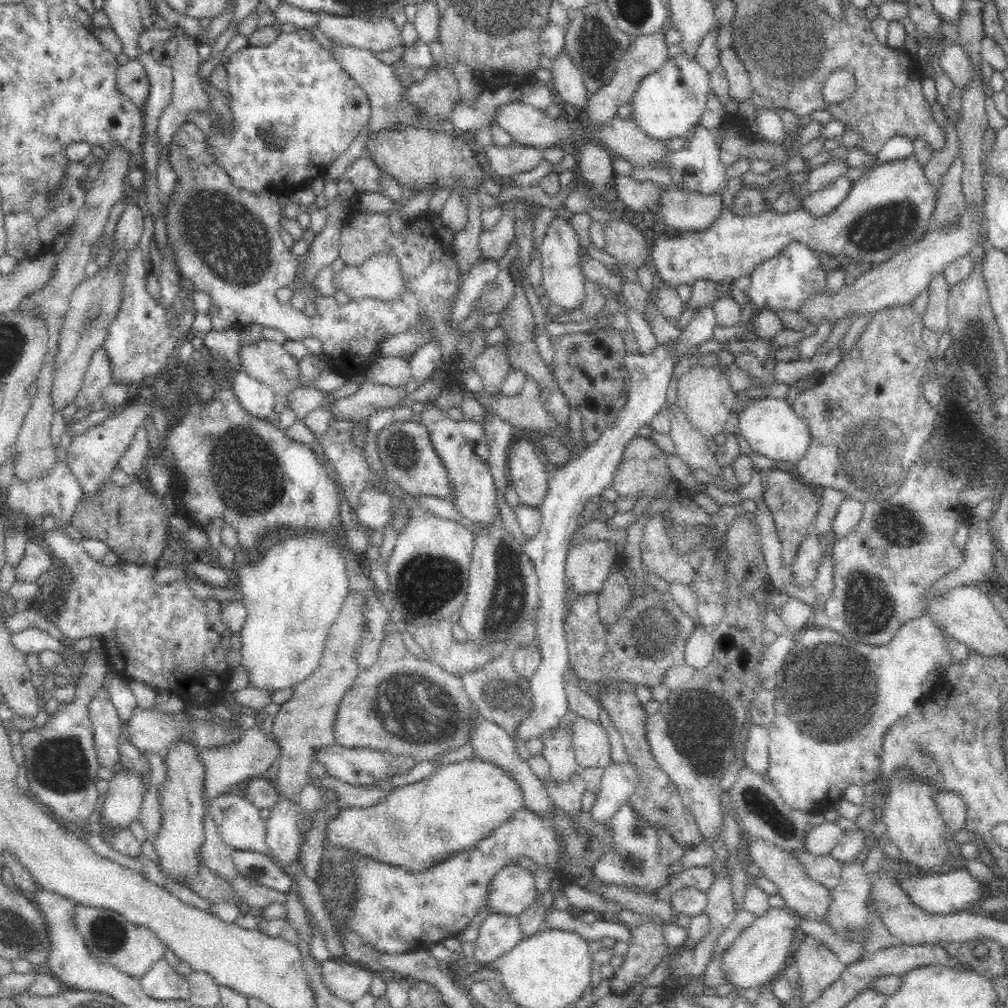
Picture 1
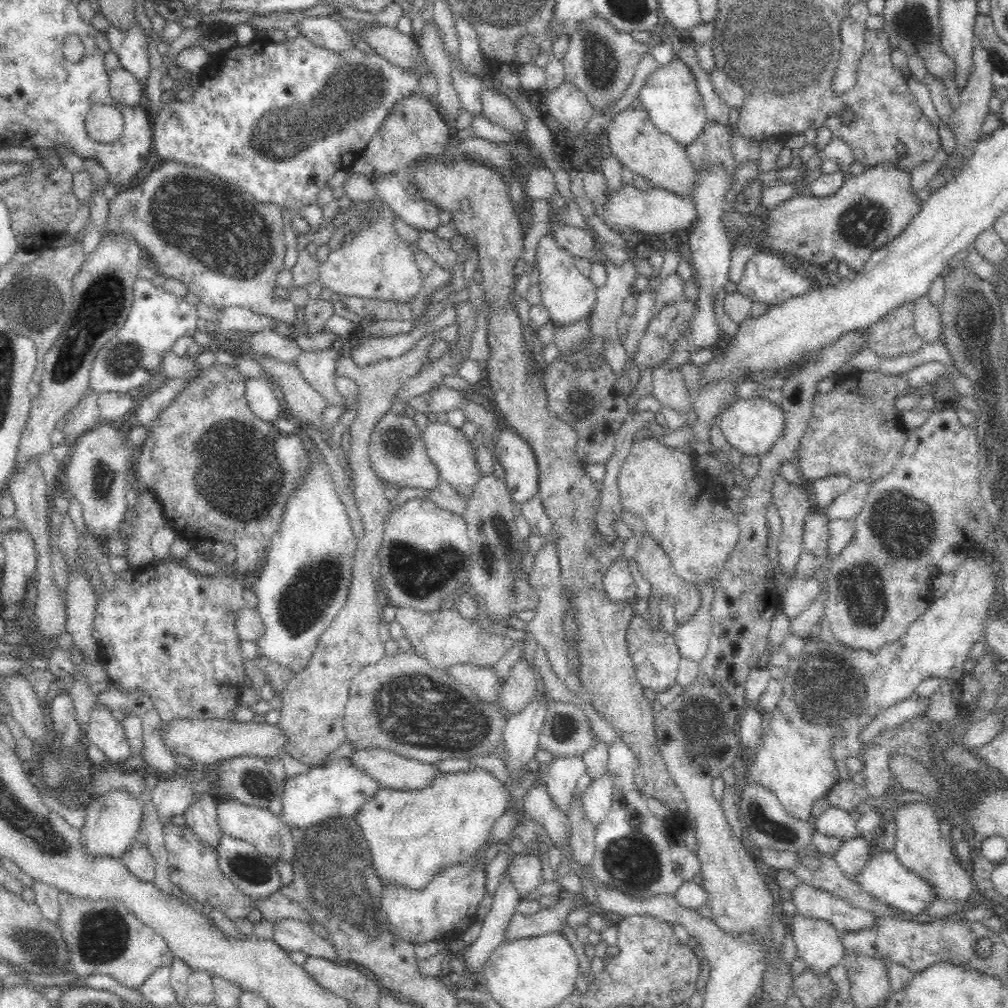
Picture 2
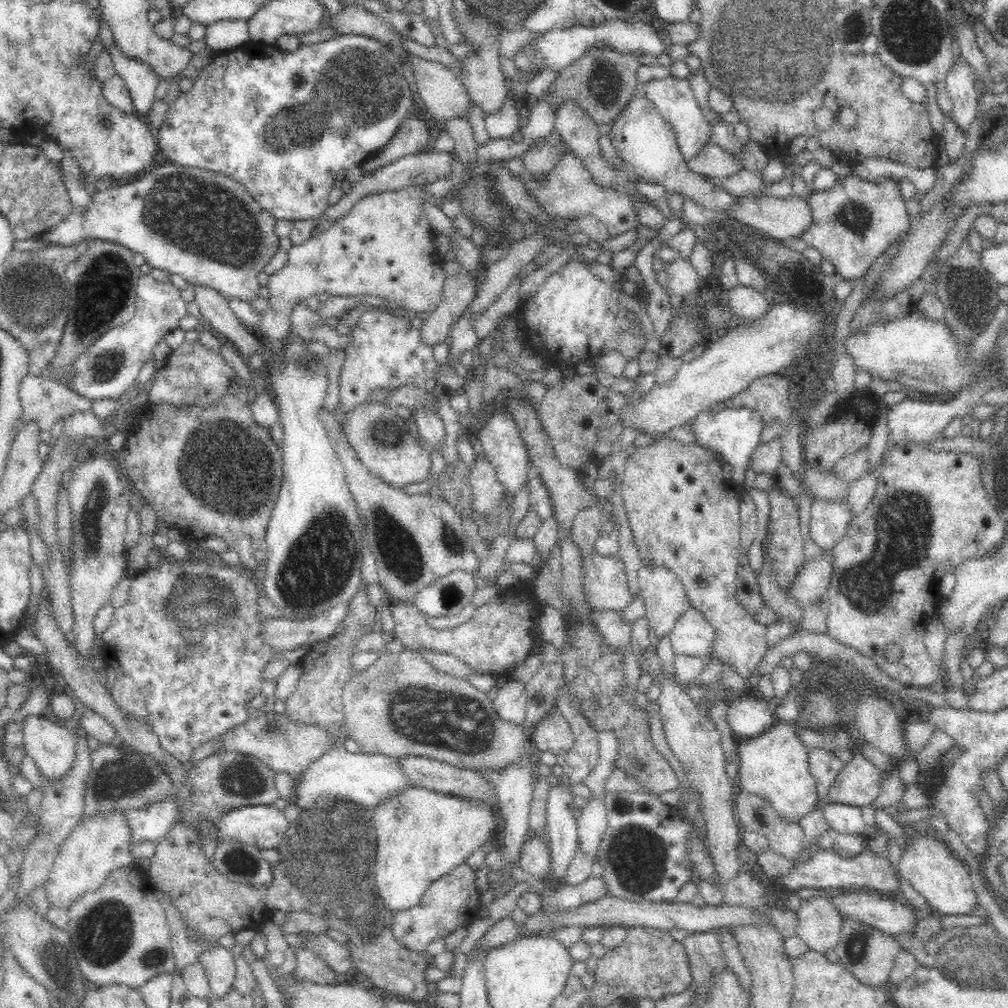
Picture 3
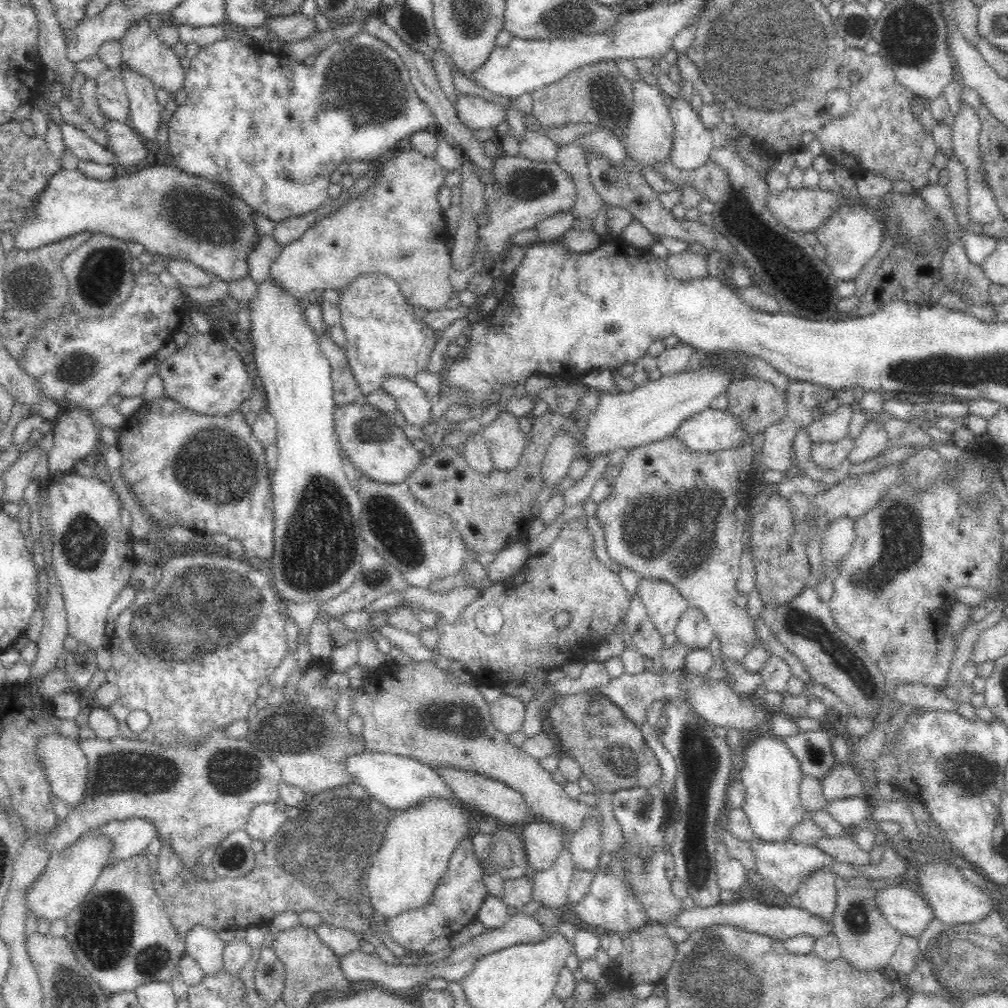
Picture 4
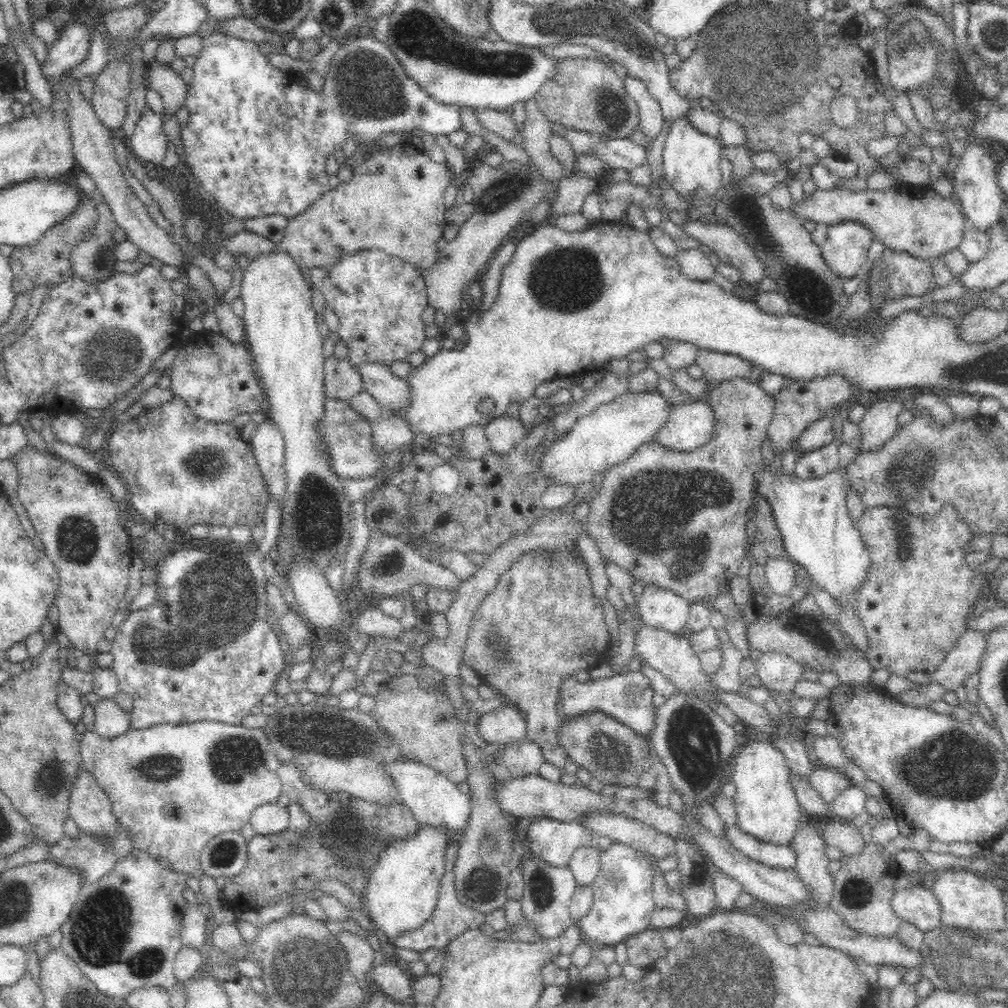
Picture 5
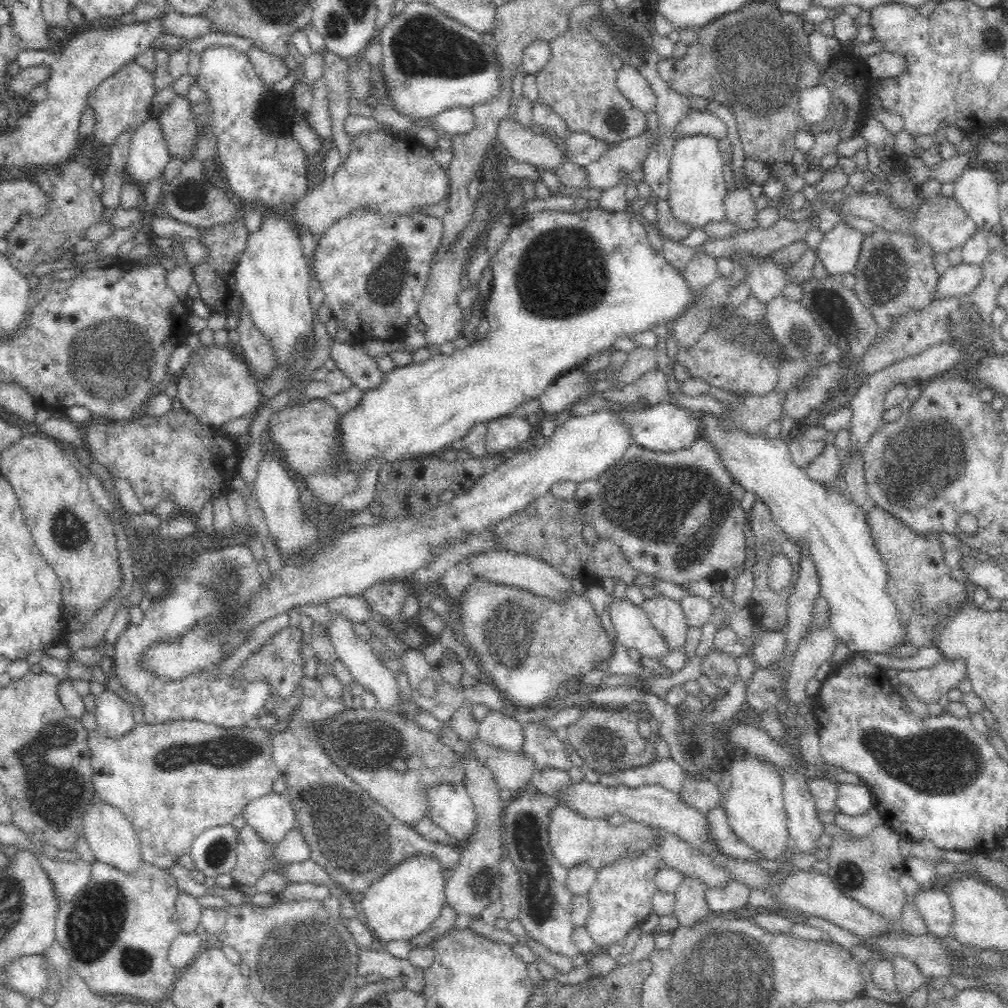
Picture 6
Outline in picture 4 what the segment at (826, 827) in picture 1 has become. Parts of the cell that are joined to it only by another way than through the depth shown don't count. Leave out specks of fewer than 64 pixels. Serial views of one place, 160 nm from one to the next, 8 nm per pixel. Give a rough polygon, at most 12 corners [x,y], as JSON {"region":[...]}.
{"region":[[866,797],[833,800],[826,807],[843,827],[860,828],[867,819]]}

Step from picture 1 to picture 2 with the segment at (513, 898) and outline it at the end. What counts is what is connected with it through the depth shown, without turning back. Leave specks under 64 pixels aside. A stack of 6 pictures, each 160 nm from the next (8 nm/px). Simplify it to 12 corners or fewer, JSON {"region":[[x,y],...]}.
{"region":[[515,855],[511,884],[522,902],[543,882],[536,855]]}

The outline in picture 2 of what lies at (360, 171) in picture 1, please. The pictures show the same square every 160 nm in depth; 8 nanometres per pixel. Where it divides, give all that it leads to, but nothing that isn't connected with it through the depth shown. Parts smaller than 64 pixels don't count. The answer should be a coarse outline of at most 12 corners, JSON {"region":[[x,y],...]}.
{"region":[[396,172],[371,179],[375,194],[406,224],[435,231],[439,209],[411,199]]}

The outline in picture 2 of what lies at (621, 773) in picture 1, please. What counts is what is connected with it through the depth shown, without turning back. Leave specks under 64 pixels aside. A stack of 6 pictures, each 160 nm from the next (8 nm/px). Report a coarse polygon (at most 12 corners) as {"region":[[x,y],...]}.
{"region":[[607,772],[582,794],[584,814],[594,826],[611,809],[617,776]]}

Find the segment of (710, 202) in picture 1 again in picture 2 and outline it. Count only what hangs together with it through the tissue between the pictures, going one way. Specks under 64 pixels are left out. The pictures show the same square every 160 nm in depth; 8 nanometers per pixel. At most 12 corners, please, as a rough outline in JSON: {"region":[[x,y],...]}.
{"region":[[634,185],[604,203],[606,224],[650,236],[697,220],[692,197]]}

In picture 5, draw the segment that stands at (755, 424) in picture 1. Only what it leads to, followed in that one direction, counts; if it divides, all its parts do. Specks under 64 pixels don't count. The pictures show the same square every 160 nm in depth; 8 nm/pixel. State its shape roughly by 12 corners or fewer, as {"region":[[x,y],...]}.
{"region":[[708,404],[674,405],[653,442],[689,452],[714,432]]}

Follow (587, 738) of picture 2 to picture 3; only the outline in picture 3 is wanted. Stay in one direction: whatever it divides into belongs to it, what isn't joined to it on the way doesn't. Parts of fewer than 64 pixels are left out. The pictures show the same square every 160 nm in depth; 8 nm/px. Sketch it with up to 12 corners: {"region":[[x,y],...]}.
{"region":[[550,708],[531,736],[536,751],[571,751],[576,737],[557,708]]}

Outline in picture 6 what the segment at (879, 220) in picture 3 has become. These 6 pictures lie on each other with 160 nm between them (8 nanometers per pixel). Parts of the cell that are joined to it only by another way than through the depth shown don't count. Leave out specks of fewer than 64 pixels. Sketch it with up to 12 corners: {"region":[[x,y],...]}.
{"region":[[843,219],[823,234],[817,260],[852,274],[862,233]]}

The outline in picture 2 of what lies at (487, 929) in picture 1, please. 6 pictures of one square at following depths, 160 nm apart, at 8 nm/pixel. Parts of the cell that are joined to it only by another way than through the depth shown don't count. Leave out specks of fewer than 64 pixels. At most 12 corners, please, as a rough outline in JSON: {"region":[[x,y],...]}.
{"region":[[567,892],[536,916],[512,914],[503,943],[562,932],[578,899]]}

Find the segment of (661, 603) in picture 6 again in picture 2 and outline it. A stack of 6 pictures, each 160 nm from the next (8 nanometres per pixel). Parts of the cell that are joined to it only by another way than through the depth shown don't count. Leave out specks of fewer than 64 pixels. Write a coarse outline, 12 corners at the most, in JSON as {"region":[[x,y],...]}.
{"region":[[654,539],[634,554],[651,594],[674,604],[678,625],[700,610],[700,588],[680,578]]}

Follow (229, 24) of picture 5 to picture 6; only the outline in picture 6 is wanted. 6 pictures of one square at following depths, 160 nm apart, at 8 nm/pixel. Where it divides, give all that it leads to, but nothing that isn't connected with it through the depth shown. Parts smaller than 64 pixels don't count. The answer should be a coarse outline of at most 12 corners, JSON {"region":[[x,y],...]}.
{"region":[[169,10],[161,34],[193,41],[212,32],[199,15]]}

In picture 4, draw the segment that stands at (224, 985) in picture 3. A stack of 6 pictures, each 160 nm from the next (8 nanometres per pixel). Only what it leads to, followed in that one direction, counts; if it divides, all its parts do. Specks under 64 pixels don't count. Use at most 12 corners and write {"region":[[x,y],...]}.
{"region":[[194,926],[184,936],[185,955],[204,975],[224,971],[224,942]]}

